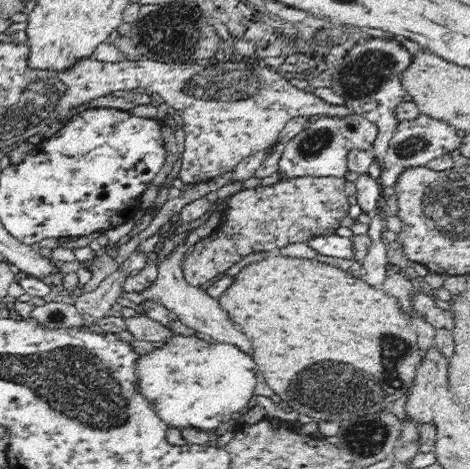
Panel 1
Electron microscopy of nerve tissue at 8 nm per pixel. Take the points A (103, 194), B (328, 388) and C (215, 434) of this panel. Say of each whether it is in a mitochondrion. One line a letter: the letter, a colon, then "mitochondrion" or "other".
A: other
B: mitochondrion
C: other

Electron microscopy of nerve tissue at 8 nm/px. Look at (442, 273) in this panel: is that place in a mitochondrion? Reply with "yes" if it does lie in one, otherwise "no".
no

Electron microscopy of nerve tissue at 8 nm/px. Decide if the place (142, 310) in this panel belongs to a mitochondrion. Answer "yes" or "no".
no

